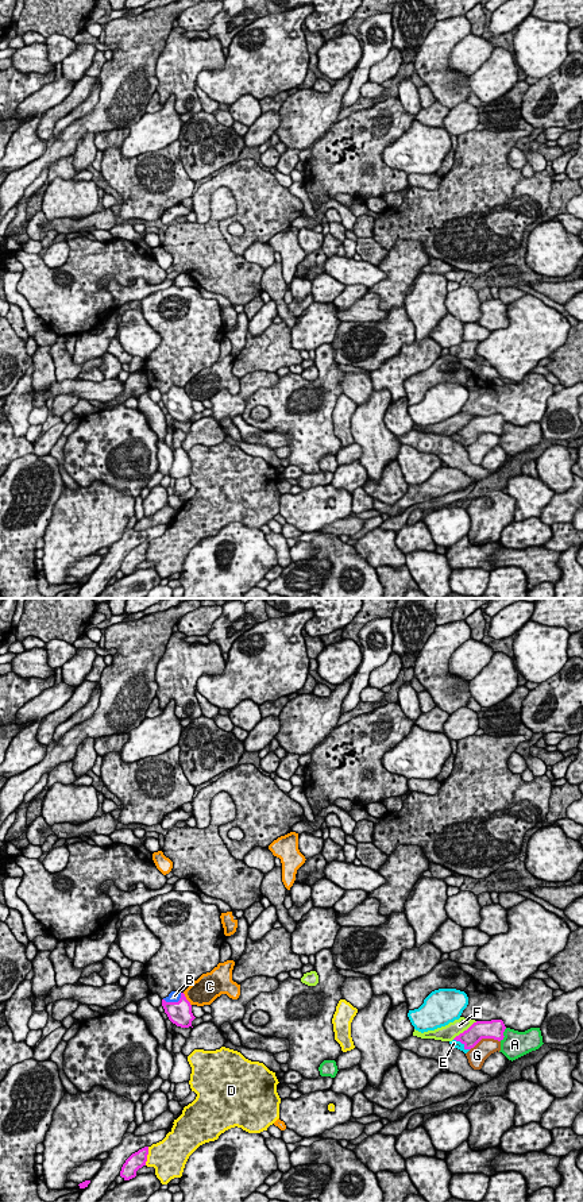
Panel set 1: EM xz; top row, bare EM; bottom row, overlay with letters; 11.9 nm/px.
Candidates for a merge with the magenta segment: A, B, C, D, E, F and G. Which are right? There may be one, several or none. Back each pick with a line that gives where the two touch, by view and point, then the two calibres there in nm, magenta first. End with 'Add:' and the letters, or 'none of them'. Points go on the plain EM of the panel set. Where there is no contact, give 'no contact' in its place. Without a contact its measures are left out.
B: xz (174, 397) | 280/130 nm
Add: B

